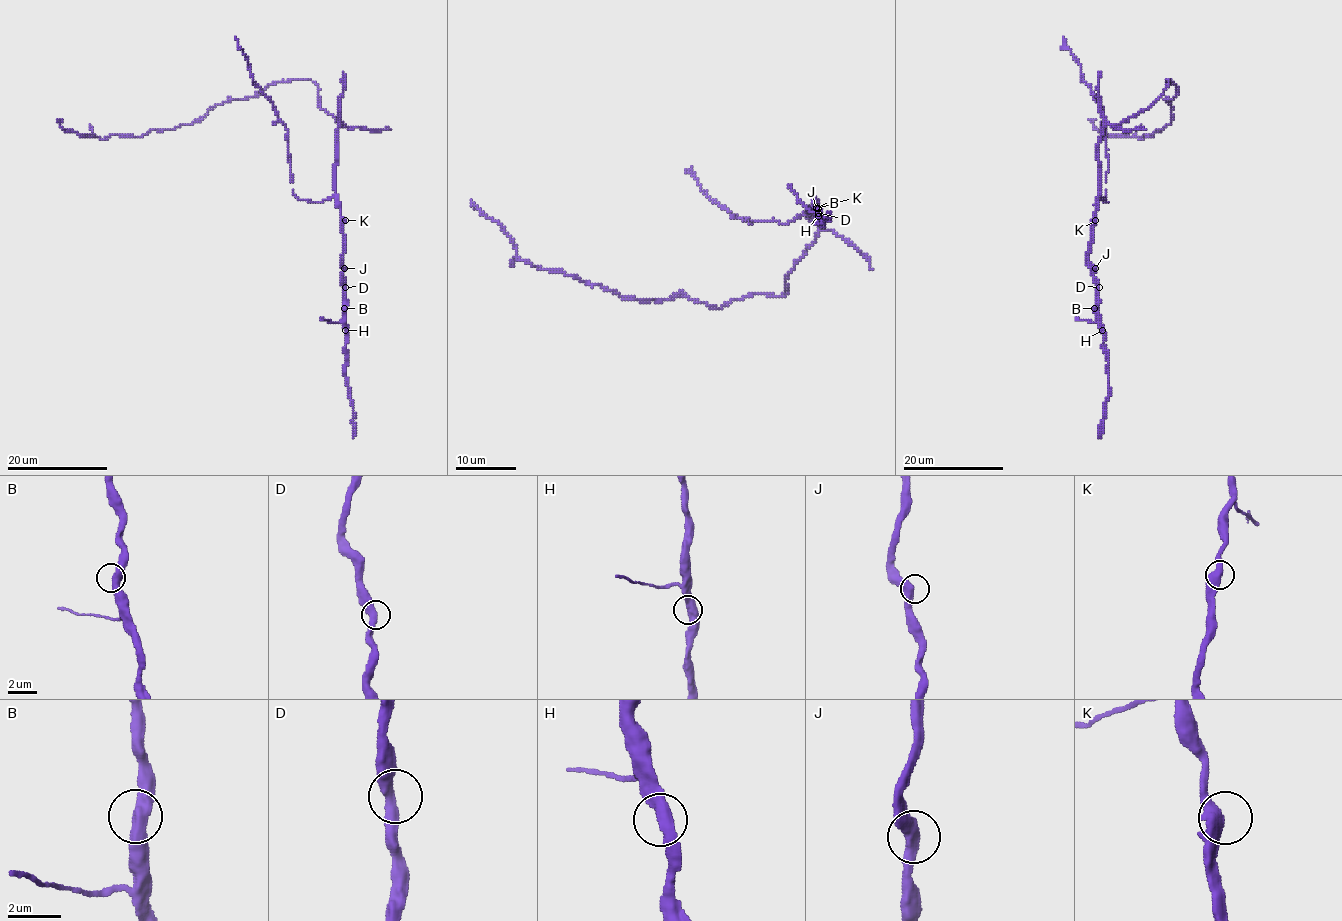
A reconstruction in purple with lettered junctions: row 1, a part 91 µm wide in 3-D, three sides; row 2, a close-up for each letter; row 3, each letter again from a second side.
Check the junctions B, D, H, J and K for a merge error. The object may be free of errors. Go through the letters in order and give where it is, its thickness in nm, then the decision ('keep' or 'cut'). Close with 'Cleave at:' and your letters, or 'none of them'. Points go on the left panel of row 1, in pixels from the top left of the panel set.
B: at (344, 308); 460 nm thick; keep
D: at (345, 287); 400 nm thick; keep
H: at (345, 330); 440 nm thick; keep
J: at (344, 268); 440 nm thick; keep
K: at (345, 220); 480 nm thick; keep
Cleave at: none of them

